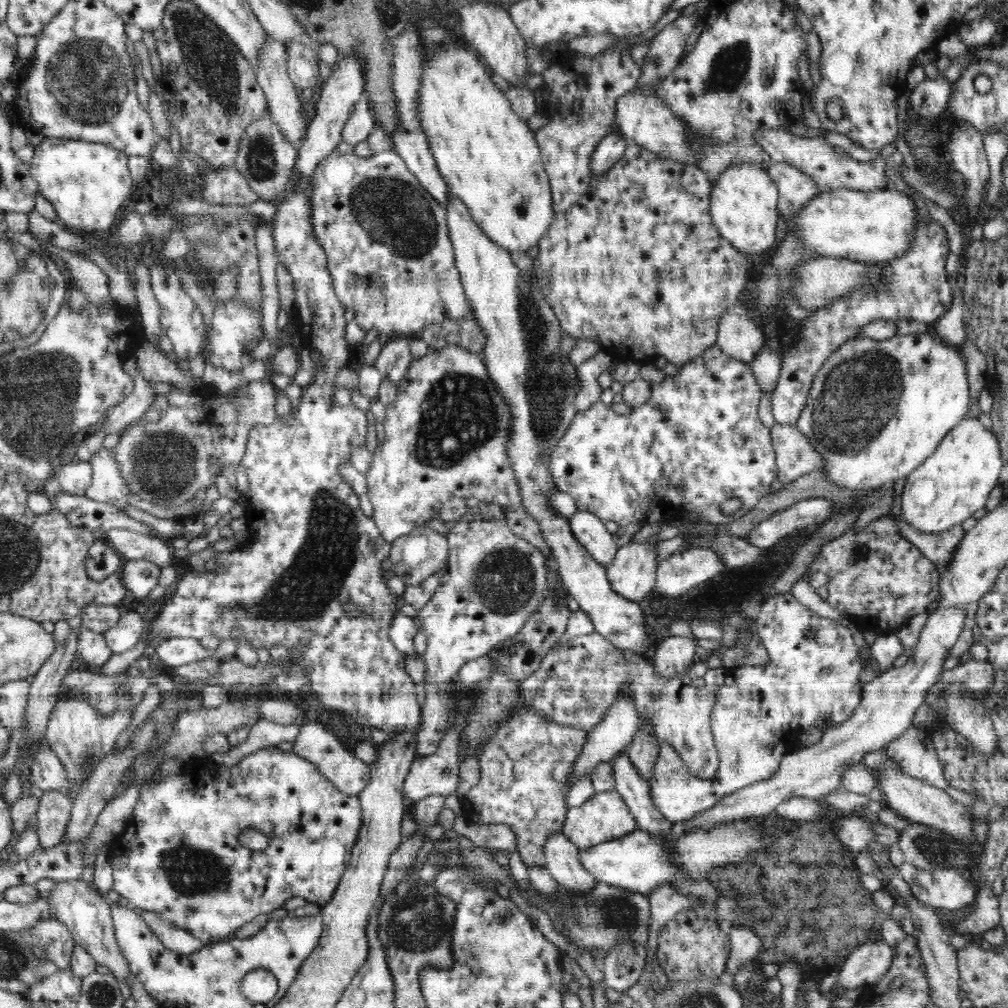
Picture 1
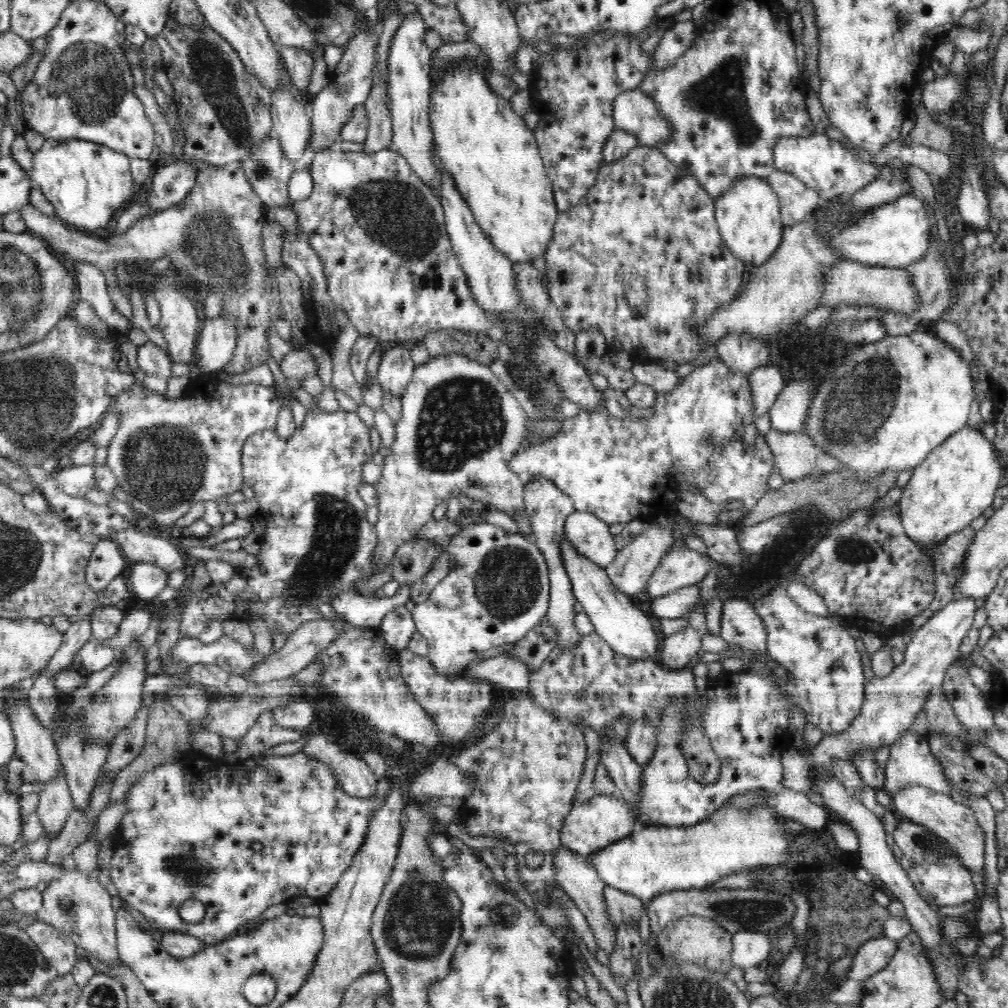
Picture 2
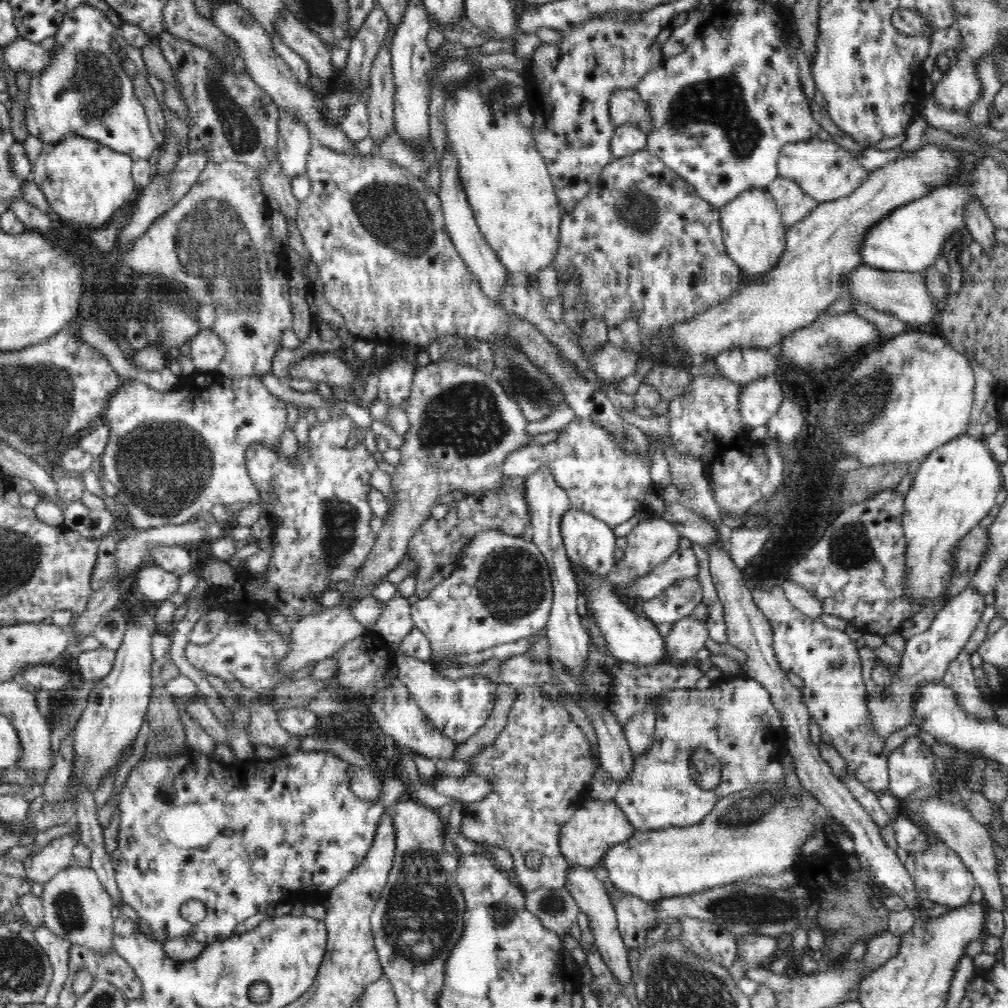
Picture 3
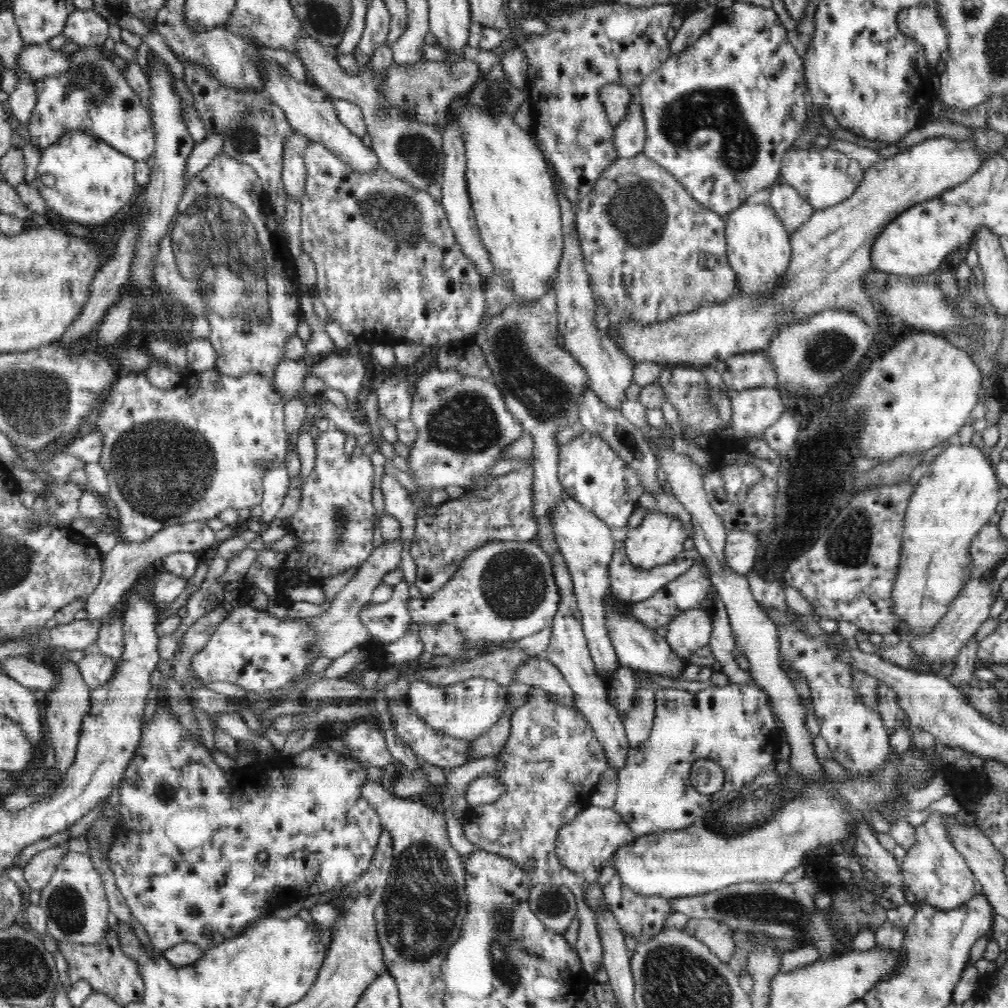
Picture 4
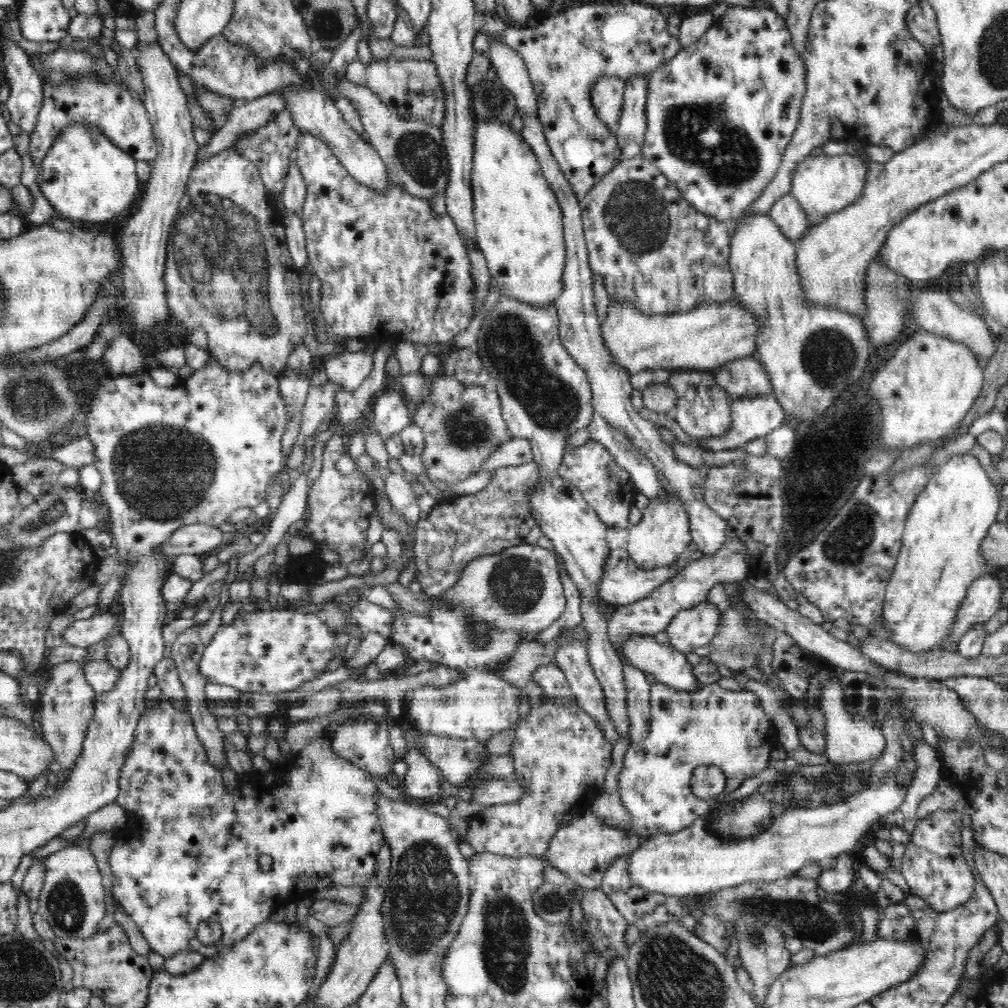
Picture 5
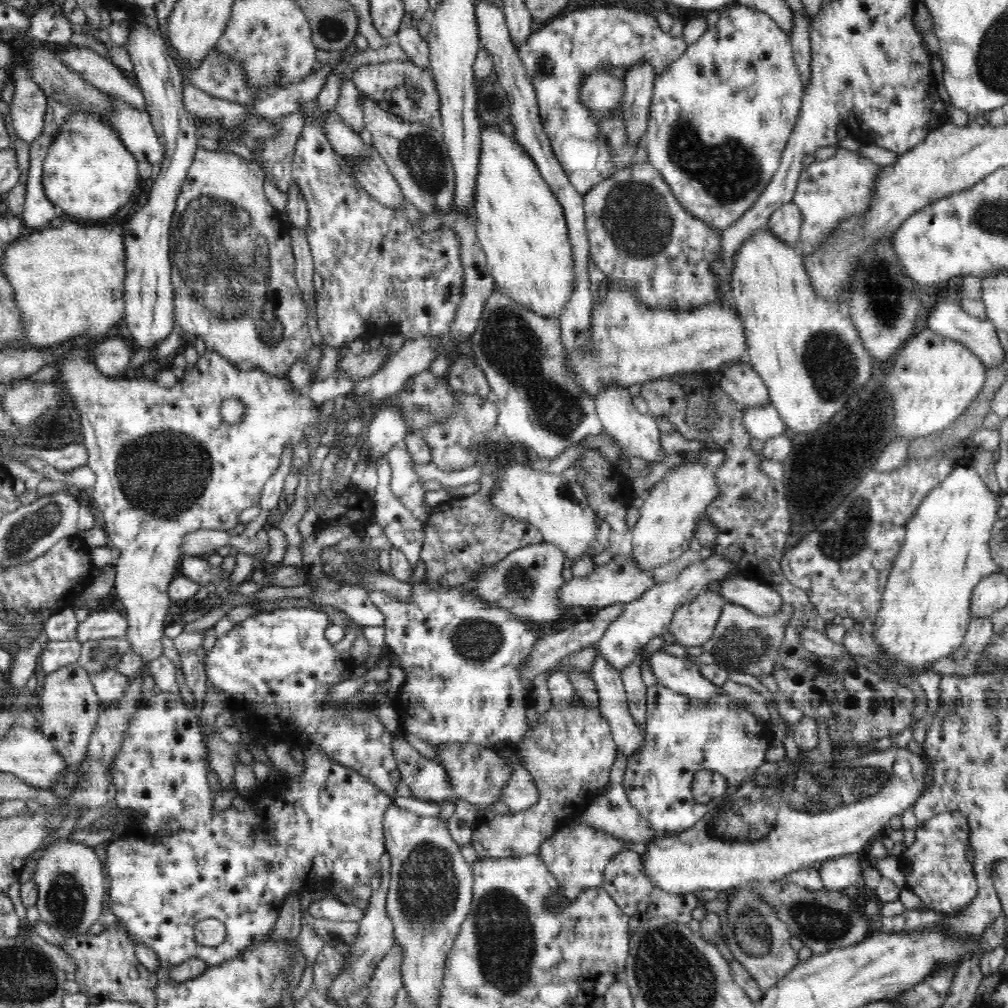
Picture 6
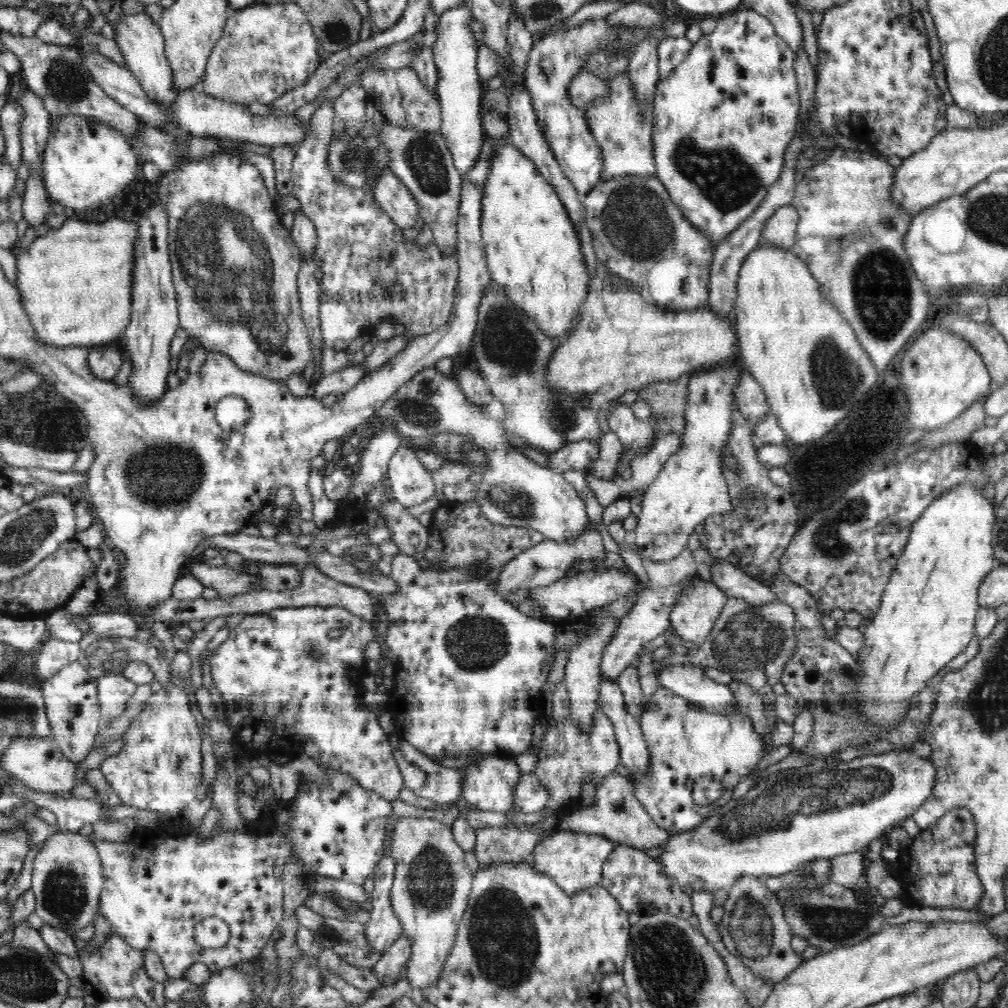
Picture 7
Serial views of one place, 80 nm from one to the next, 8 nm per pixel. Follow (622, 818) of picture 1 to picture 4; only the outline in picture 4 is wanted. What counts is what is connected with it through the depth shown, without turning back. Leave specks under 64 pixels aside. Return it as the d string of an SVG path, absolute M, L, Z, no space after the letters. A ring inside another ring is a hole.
M591 804L584 807L572 822L560 828L556 838L556 855L560 863L574 871L581 881L600 885L602 868L612 866L615 852L625 844L631 843L636 837L613 808L602 808Z

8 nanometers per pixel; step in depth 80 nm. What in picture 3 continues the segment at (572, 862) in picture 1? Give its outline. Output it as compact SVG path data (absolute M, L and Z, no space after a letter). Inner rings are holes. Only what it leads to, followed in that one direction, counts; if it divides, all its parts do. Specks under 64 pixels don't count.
M570 865L568 870L568 878L566 878L565 885L566 891L568 891L568 893L570 893L570 897L575 900L579 911L582 911L588 917L590 929L592 931L594 941L596 941L596 948L600 951L602 959L609 968L612 976L615 976L617 980L625 982L627 990L629 990L627 996L629 996L632 991L632 971L630 970L630 965L628 965L628 950L624 947L622 935L618 930L615 906L607 893L606 886L604 886L604 882L600 880L600 878L598 878L590 868Z

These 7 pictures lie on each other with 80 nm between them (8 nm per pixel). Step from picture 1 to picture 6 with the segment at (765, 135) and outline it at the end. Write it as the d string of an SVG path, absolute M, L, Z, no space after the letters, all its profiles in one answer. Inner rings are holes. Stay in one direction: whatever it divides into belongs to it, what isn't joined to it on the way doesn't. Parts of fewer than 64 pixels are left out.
M838 147L836 155L826 160L814 161L802 169L798 184L795 190L793 202L798 205L802 213L802 228L800 228L800 240L805 252L803 255L809 255L815 251L828 237L832 231L837 229L837 224L852 215L863 215L872 202L872 194L878 171L882 166L874 163L868 157L860 153L849 151Z

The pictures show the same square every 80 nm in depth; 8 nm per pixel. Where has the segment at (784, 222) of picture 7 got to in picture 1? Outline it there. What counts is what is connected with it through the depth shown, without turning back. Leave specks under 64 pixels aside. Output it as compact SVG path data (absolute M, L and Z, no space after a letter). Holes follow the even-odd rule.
M774 163L772 167L768 168L768 175L776 183L779 192L778 210L786 222L791 222L795 212L808 204L808 200L812 200L812 198L816 198L816 196L820 196L821 194L820 187L818 187L816 181L808 176L808 174L798 171L792 165Z

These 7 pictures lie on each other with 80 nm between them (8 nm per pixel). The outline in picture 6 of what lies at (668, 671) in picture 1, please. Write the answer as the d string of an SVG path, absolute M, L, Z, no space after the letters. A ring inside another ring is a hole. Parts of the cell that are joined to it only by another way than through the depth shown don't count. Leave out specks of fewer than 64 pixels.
M709 590L700 592L692 602L680 606L676 612L674 612L673 619L669 623L669 632L674 637L675 642L680 646L702 646L705 642L708 642L712 638L713 630L718 624L723 606L728 602L723 596L716 595Z

